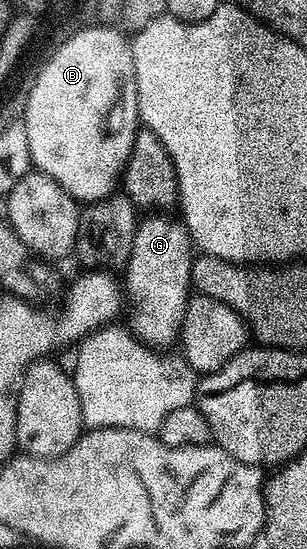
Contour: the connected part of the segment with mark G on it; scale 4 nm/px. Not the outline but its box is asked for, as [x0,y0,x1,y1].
[125,214,193,350]

